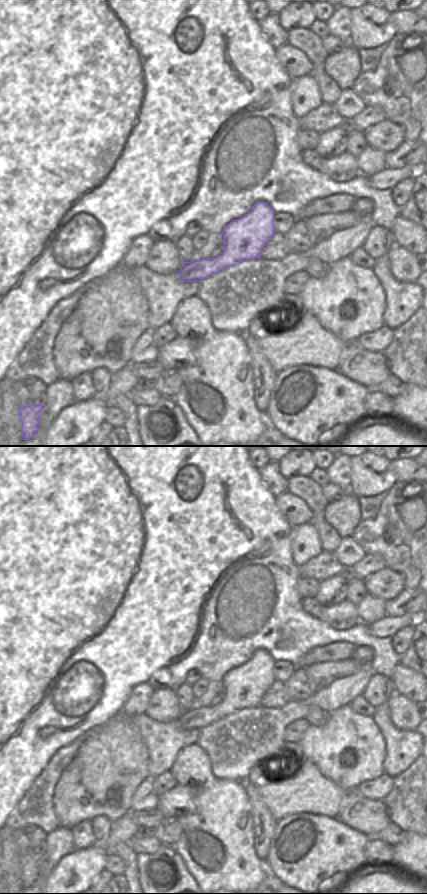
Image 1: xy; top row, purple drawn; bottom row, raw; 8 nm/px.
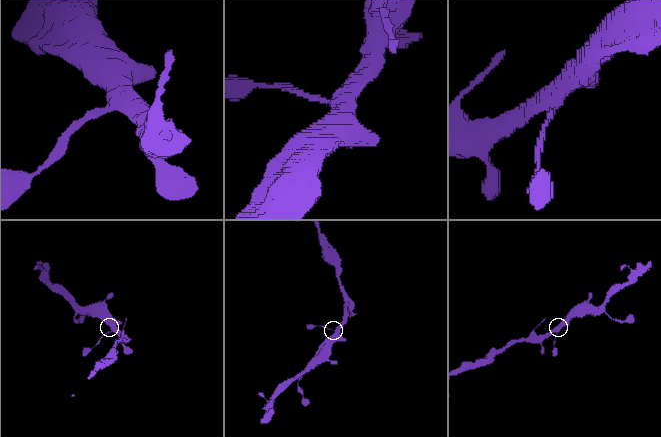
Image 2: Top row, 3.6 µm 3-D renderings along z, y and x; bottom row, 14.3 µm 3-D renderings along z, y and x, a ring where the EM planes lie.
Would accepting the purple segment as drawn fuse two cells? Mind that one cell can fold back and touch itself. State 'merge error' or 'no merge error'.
no merge error

